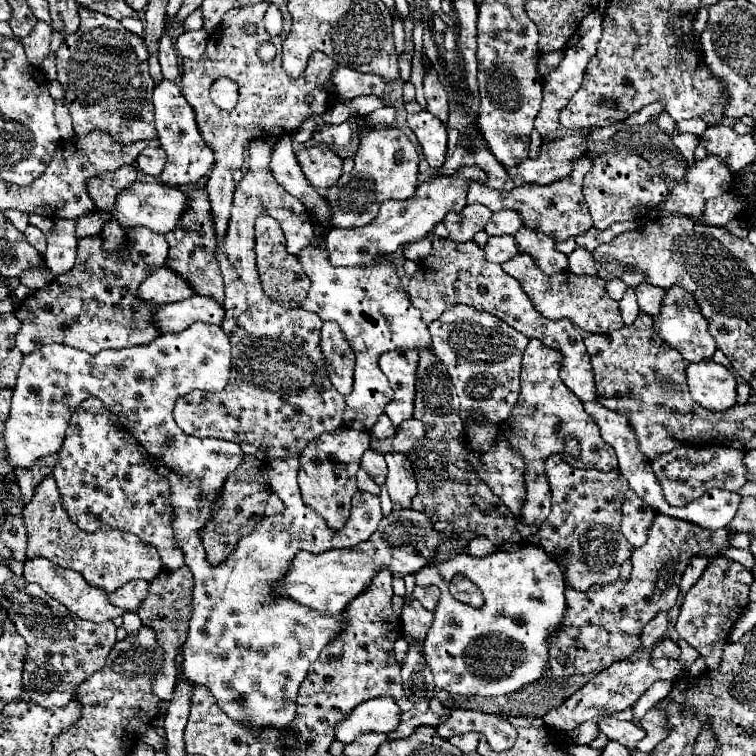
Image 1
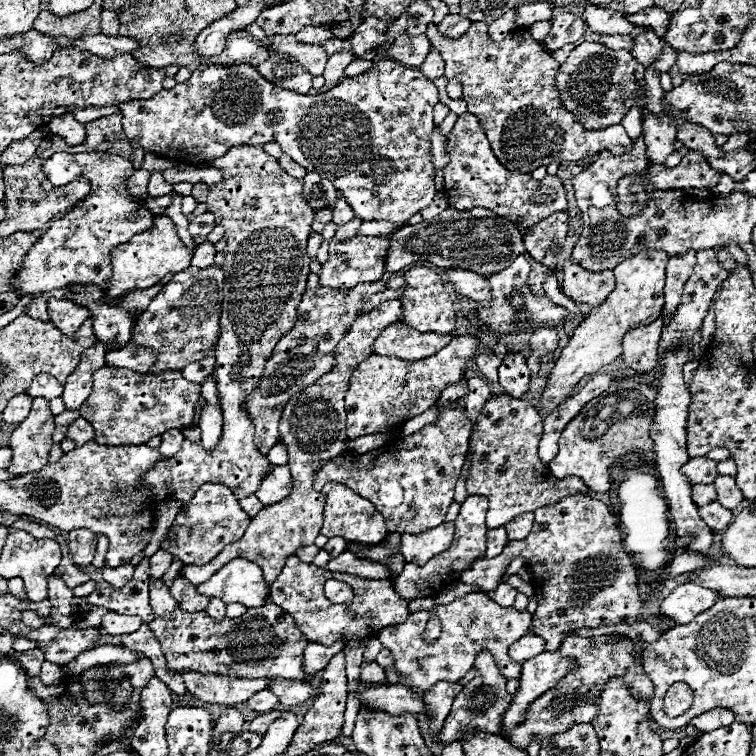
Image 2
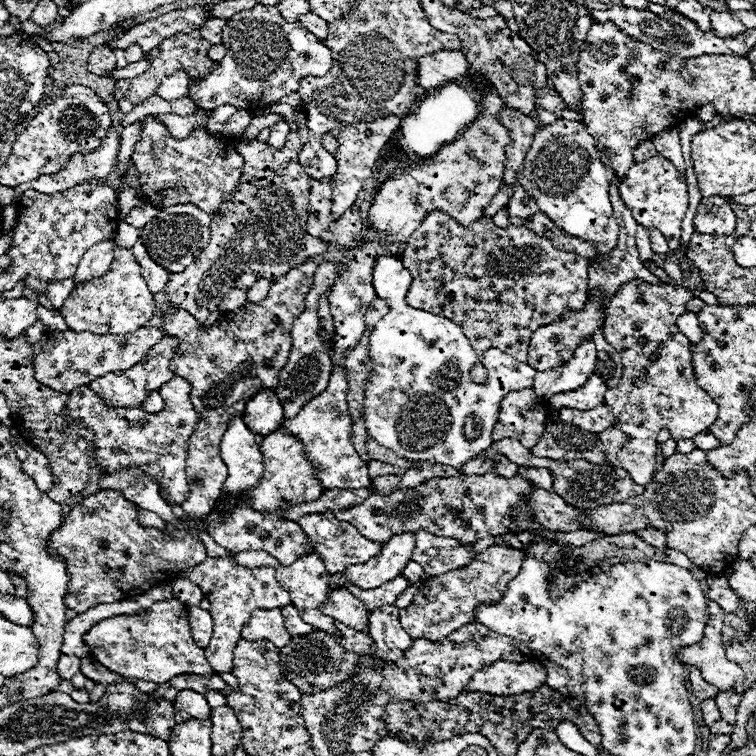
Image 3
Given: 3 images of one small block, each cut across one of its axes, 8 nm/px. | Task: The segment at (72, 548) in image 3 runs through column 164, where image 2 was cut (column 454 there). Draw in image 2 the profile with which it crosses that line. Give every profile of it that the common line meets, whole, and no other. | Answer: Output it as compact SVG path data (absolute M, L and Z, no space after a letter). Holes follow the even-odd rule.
M468 496L466 502L460 506L460 514L456 518L456 534L454 534L454 542L452 546L434 556L432 560L428 560L428 564L418 566L408 562L404 566L404 570L398 574L398 580L394 584L396 592L400 594L400 598L404 600L412 600L412 598L426 598L426 596L434 596L436 592L444 590L448 584L458 582L460 572L464 572L466 568L470 568L470 564L476 558L484 558L486 552L486 512L488 512L488 500L486 496Z

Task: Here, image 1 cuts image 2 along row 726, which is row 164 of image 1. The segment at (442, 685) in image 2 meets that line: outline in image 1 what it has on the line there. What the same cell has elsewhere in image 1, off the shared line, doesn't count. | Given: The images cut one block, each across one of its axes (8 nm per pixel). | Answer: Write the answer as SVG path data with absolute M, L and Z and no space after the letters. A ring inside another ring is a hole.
M426 110L408 114L408 126L416 134L428 164L440 168L446 156L446 126L442 126L442 122Z

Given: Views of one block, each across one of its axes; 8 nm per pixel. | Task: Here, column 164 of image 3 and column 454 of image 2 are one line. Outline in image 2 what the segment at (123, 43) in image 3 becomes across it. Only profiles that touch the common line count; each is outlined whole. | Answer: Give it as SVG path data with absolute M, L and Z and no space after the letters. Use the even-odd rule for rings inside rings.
M448 14L440 24L438 24L438 30L448 36L448 38L458 38L462 36L462 32L468 32L470 28L470 20L460 16L460 14Z

